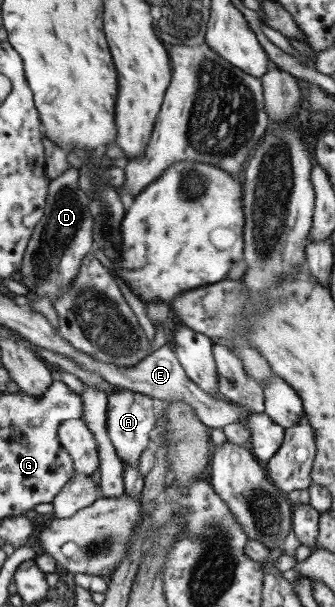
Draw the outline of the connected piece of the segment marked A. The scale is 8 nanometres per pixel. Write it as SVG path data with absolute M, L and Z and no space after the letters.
M116 388L108 400L108 433L114 441L119 458L124 464L138 466L141 455L151 444L151 432L156 430L158 423L153 408L153 396L147 396L143 392L135 392L134 389Z

